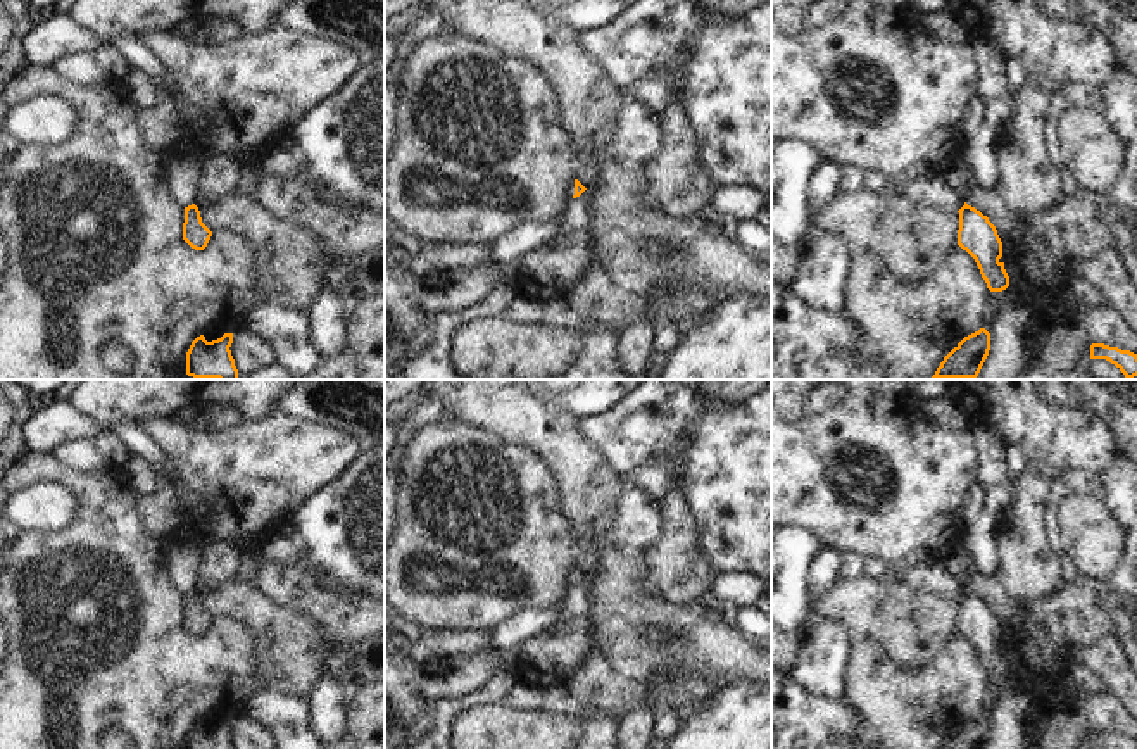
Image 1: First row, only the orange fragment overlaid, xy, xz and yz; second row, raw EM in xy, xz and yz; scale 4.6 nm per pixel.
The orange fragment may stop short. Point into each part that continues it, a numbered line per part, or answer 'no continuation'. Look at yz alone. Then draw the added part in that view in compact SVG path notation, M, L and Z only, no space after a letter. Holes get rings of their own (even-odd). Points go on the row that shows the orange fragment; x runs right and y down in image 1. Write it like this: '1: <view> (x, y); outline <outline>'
no continuation

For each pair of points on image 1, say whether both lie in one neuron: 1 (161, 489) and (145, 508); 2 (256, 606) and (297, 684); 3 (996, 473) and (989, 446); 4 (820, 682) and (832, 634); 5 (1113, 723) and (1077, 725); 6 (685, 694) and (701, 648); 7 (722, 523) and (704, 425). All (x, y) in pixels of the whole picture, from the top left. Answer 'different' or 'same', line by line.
1: same
2: same
3: same
4: same
5: same
6: same
7: same

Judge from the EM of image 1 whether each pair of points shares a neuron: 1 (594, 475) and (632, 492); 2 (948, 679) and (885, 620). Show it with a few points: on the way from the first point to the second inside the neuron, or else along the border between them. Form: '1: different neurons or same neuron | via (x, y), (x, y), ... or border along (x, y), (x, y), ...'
1: different neurons | border along (621, 477), (616, 511), (608, 527)
2: different neurons | border along (956, 629), (920, 668), (899, 668), (889, 660)

